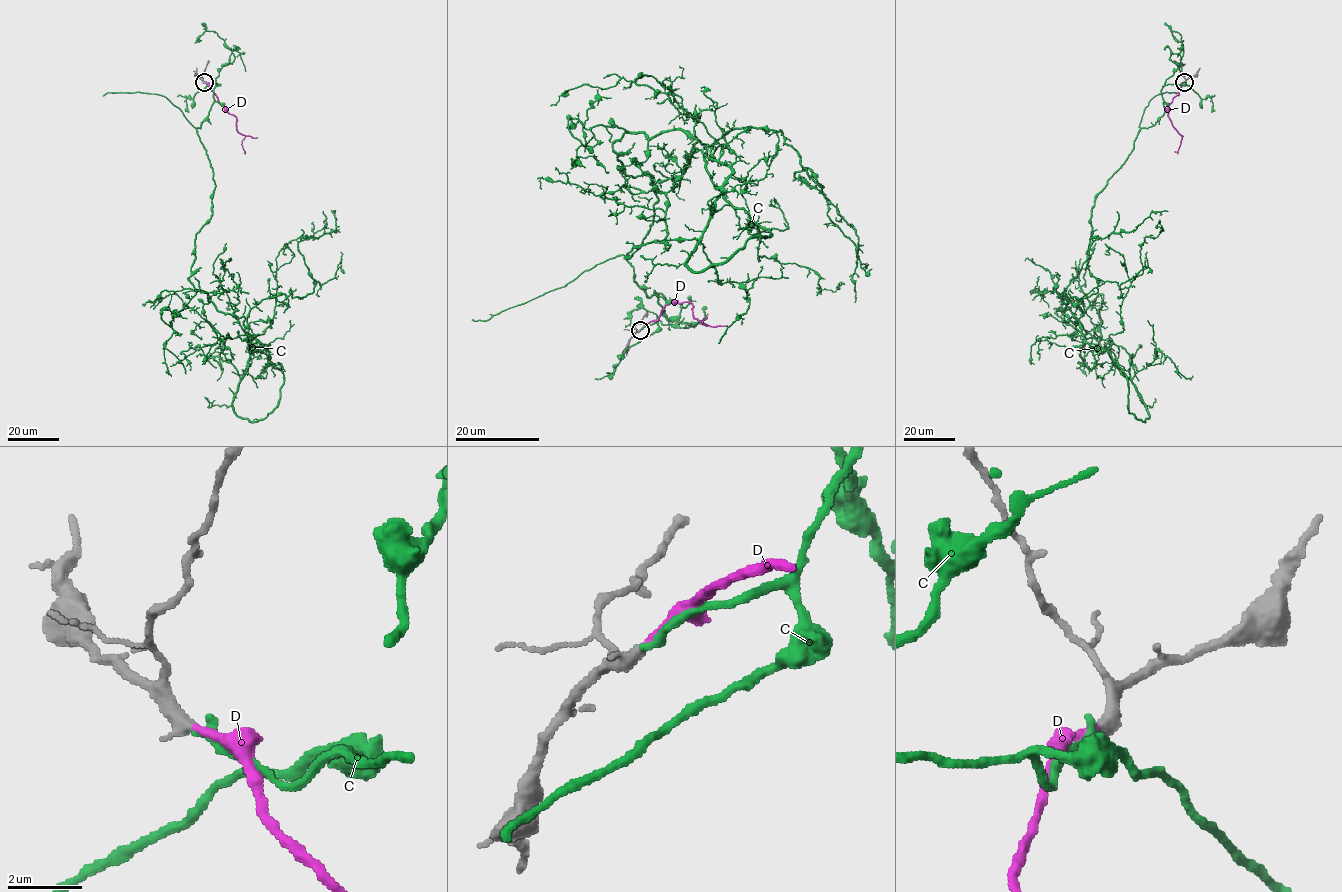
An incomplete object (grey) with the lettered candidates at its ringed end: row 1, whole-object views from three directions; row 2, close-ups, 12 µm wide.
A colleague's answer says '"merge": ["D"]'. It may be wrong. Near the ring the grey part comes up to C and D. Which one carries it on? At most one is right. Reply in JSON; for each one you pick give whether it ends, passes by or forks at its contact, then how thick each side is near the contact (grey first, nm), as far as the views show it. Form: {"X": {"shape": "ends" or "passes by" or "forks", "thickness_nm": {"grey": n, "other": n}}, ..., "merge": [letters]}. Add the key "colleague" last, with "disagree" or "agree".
{"D": {"shape": "ends", "thickness_nm": {"grey": 440, "other": 200}}, "merge": ["D"], "colleague": "agree"}

